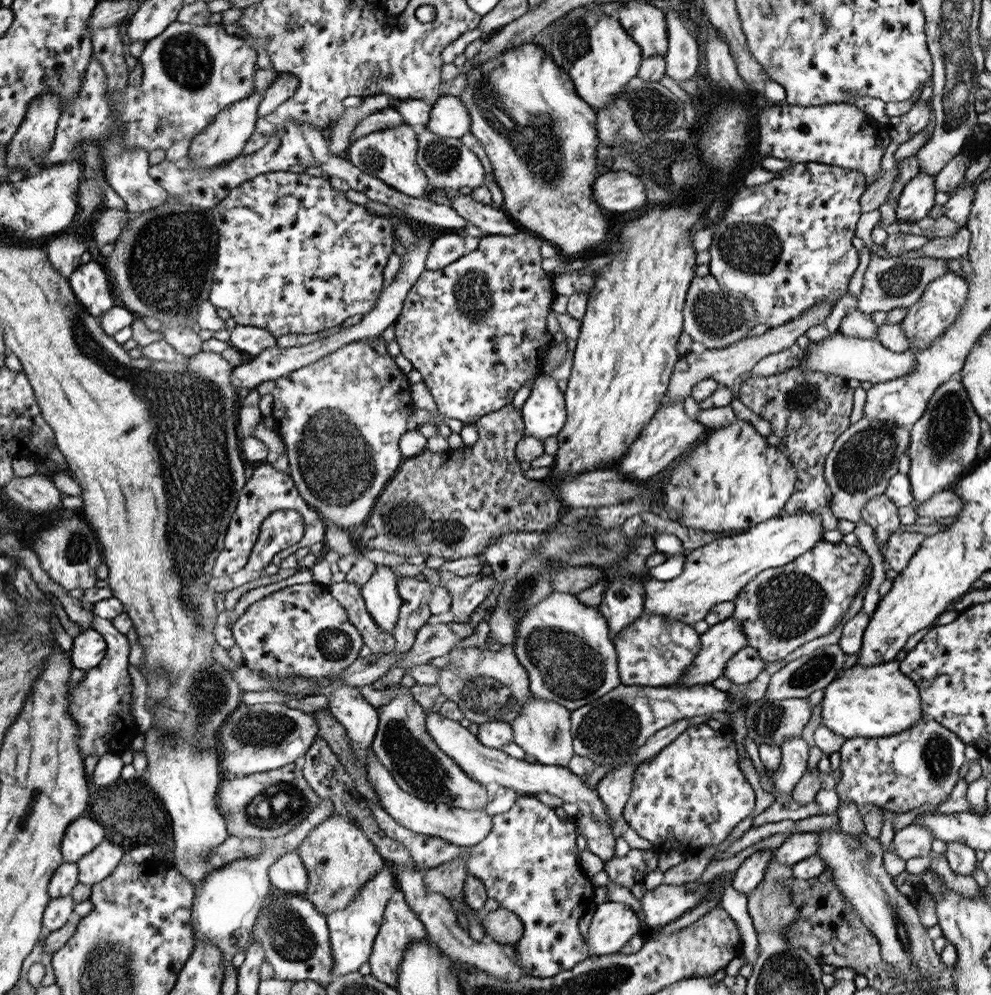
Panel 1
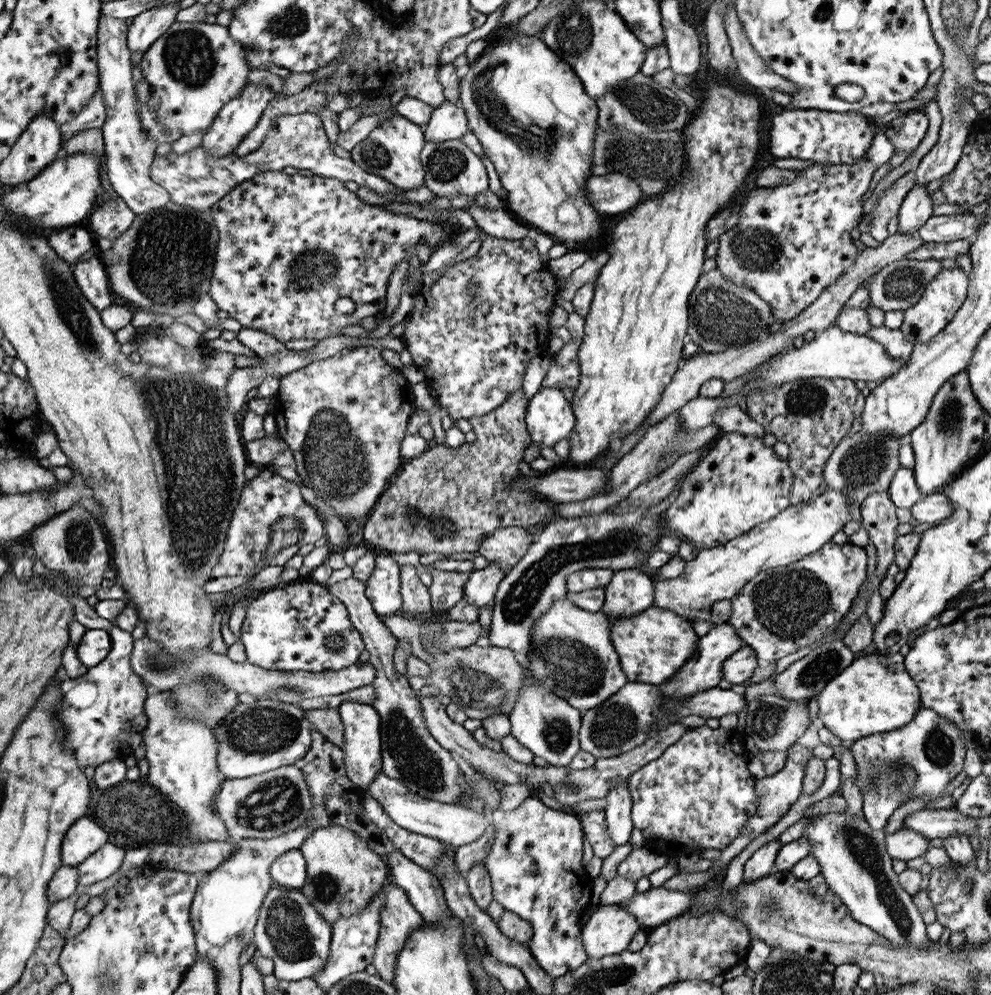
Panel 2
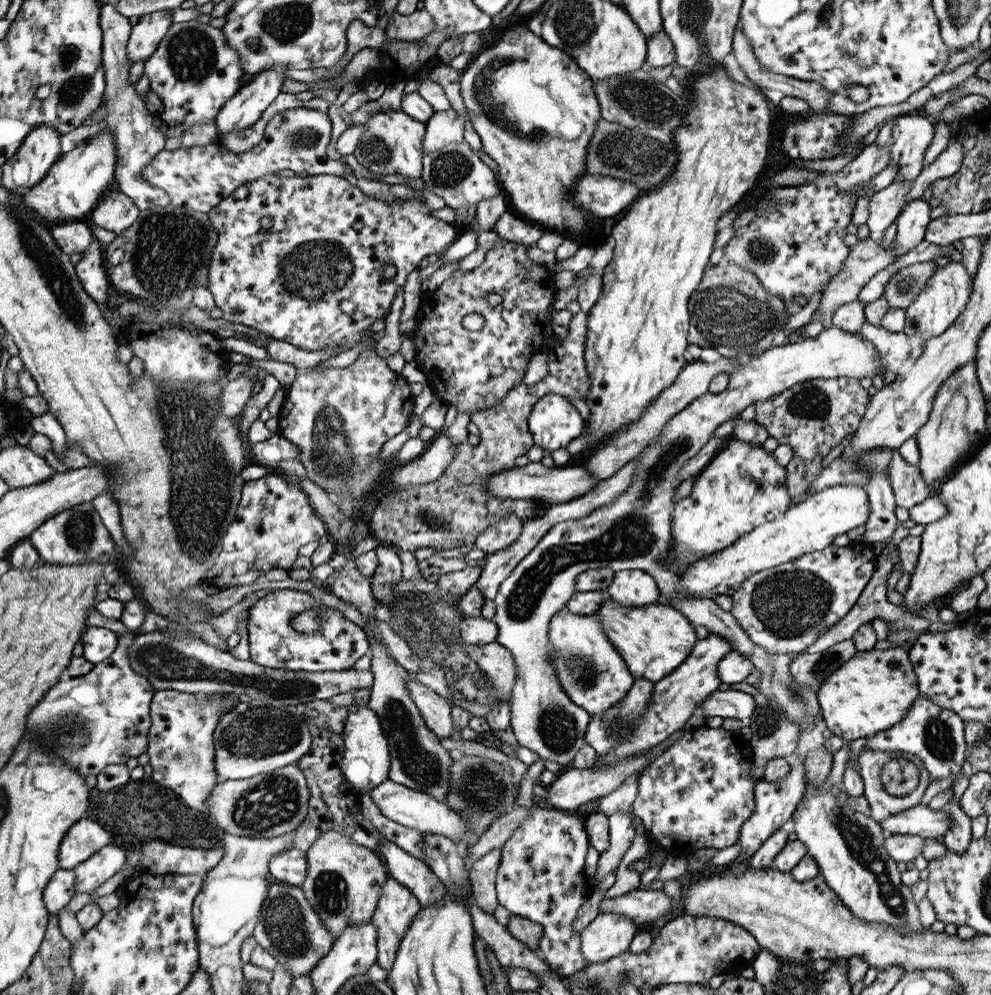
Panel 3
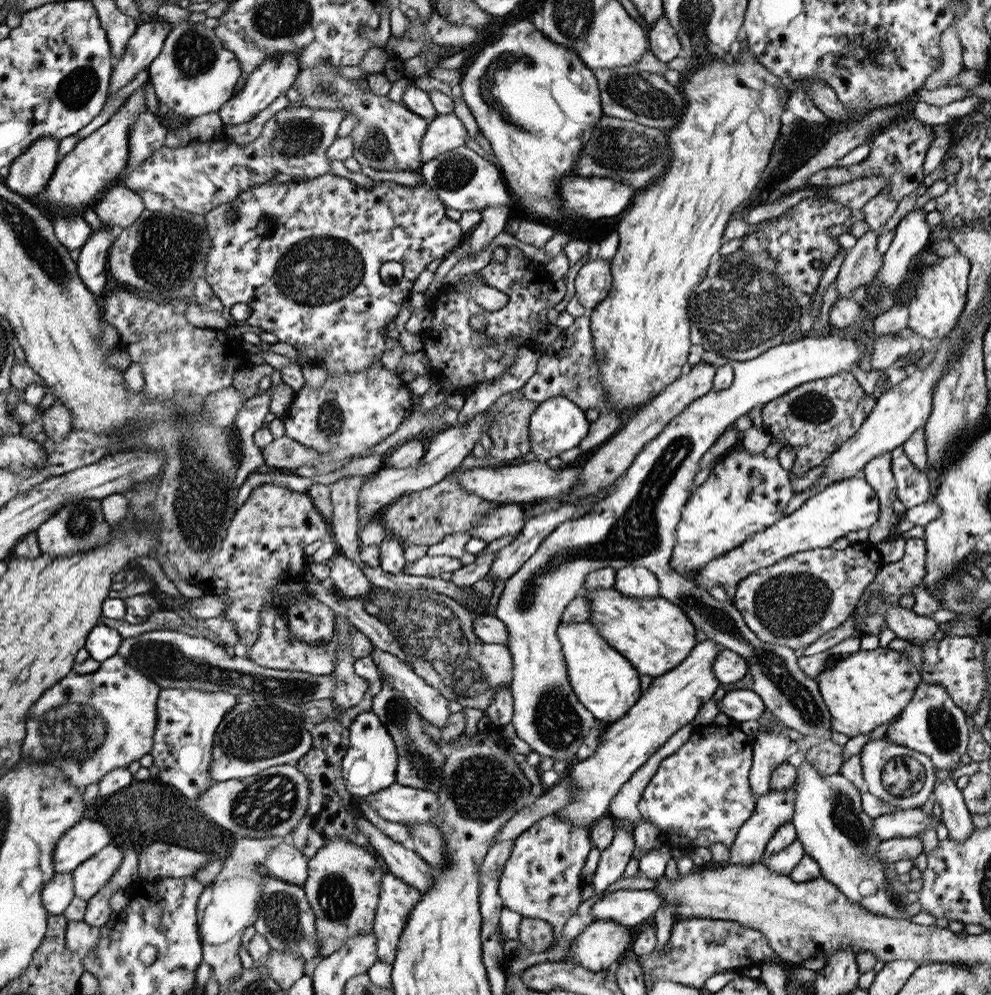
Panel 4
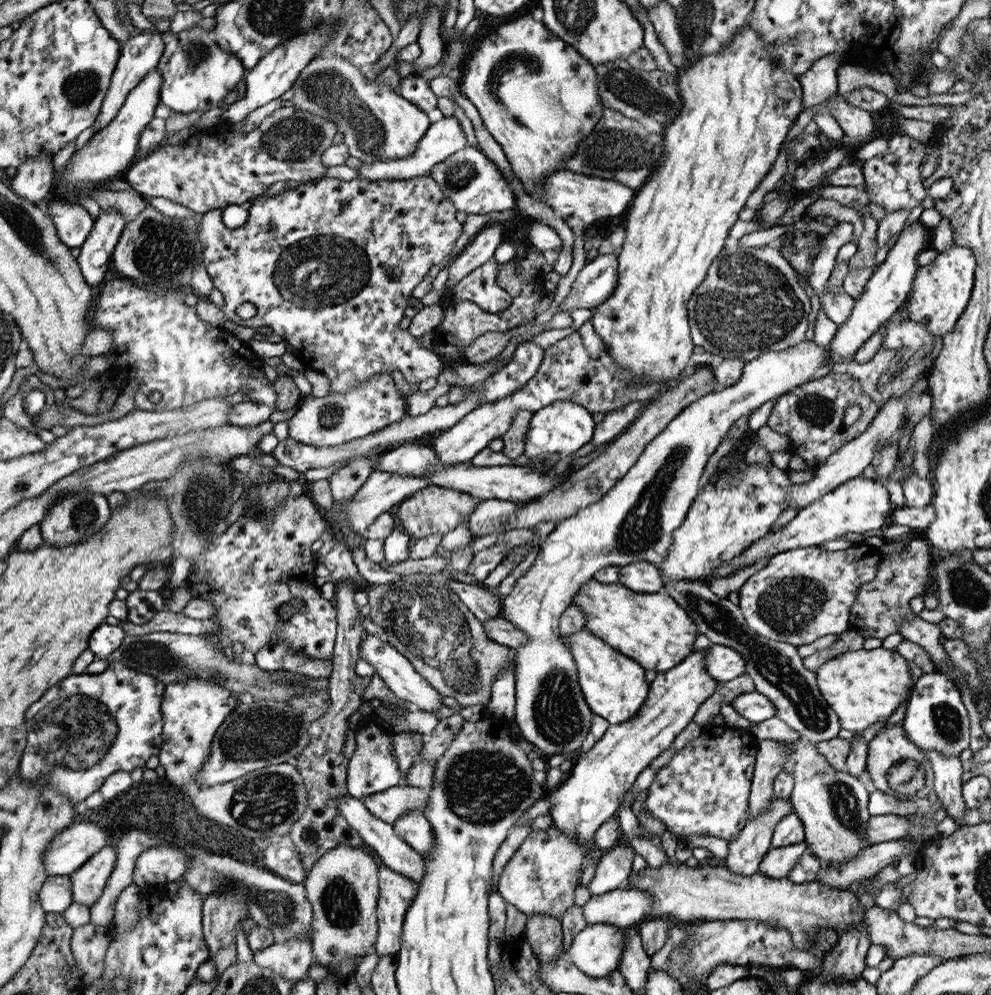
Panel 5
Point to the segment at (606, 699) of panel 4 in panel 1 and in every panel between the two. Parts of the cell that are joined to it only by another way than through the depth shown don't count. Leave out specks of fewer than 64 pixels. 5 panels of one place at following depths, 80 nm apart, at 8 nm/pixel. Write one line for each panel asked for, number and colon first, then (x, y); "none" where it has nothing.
1: (565, 646)
2: (572, 656)
3: (592, 673)

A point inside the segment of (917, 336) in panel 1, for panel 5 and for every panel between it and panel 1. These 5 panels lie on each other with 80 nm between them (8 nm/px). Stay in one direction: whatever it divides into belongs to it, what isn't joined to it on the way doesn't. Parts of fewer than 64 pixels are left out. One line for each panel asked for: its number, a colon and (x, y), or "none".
2: (944, 295)
3: (946, 294)
4: (934, 310)
5: (940, 292)

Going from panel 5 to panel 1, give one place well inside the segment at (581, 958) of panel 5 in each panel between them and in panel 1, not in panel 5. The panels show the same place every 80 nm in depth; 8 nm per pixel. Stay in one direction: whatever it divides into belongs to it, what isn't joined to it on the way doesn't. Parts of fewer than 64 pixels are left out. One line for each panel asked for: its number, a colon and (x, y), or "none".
1: (613, 924)
2: (609, 930)
3: (609, 934)
4: (604, 942)

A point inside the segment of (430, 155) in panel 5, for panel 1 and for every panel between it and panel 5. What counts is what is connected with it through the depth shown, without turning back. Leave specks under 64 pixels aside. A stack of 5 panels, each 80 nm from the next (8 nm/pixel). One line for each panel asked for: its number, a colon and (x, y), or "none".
1: (449, 118)
2: (448, 122)
3: (444, 128)
4: (446, 132)

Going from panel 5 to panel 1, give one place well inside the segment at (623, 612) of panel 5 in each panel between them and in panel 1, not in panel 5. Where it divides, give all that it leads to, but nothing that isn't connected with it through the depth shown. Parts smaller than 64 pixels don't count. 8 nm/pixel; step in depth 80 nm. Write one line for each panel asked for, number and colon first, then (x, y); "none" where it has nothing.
1: (656, 651)
2: (652, 646)
3: (654, 639)
4: (654, 635)

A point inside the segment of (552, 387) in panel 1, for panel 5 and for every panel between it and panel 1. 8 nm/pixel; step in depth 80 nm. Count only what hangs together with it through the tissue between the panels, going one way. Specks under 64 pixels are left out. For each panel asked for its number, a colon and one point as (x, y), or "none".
2: (549, 418)
3: (554, 422)
4: (557, 424)
5: (555, 432)

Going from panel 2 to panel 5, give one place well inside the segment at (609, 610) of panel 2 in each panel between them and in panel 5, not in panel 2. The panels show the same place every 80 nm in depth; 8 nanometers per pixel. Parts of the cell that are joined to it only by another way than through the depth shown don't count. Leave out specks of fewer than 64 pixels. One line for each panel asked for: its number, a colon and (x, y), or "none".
3: (633, 587)
4: (634, 582)
5: (641, 576)

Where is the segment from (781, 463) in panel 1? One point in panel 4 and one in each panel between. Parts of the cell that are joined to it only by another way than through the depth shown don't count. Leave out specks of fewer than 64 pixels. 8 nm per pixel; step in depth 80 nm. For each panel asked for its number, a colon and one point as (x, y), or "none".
2: (739, 482)
3: (743, 486)
4: (745, 493)

